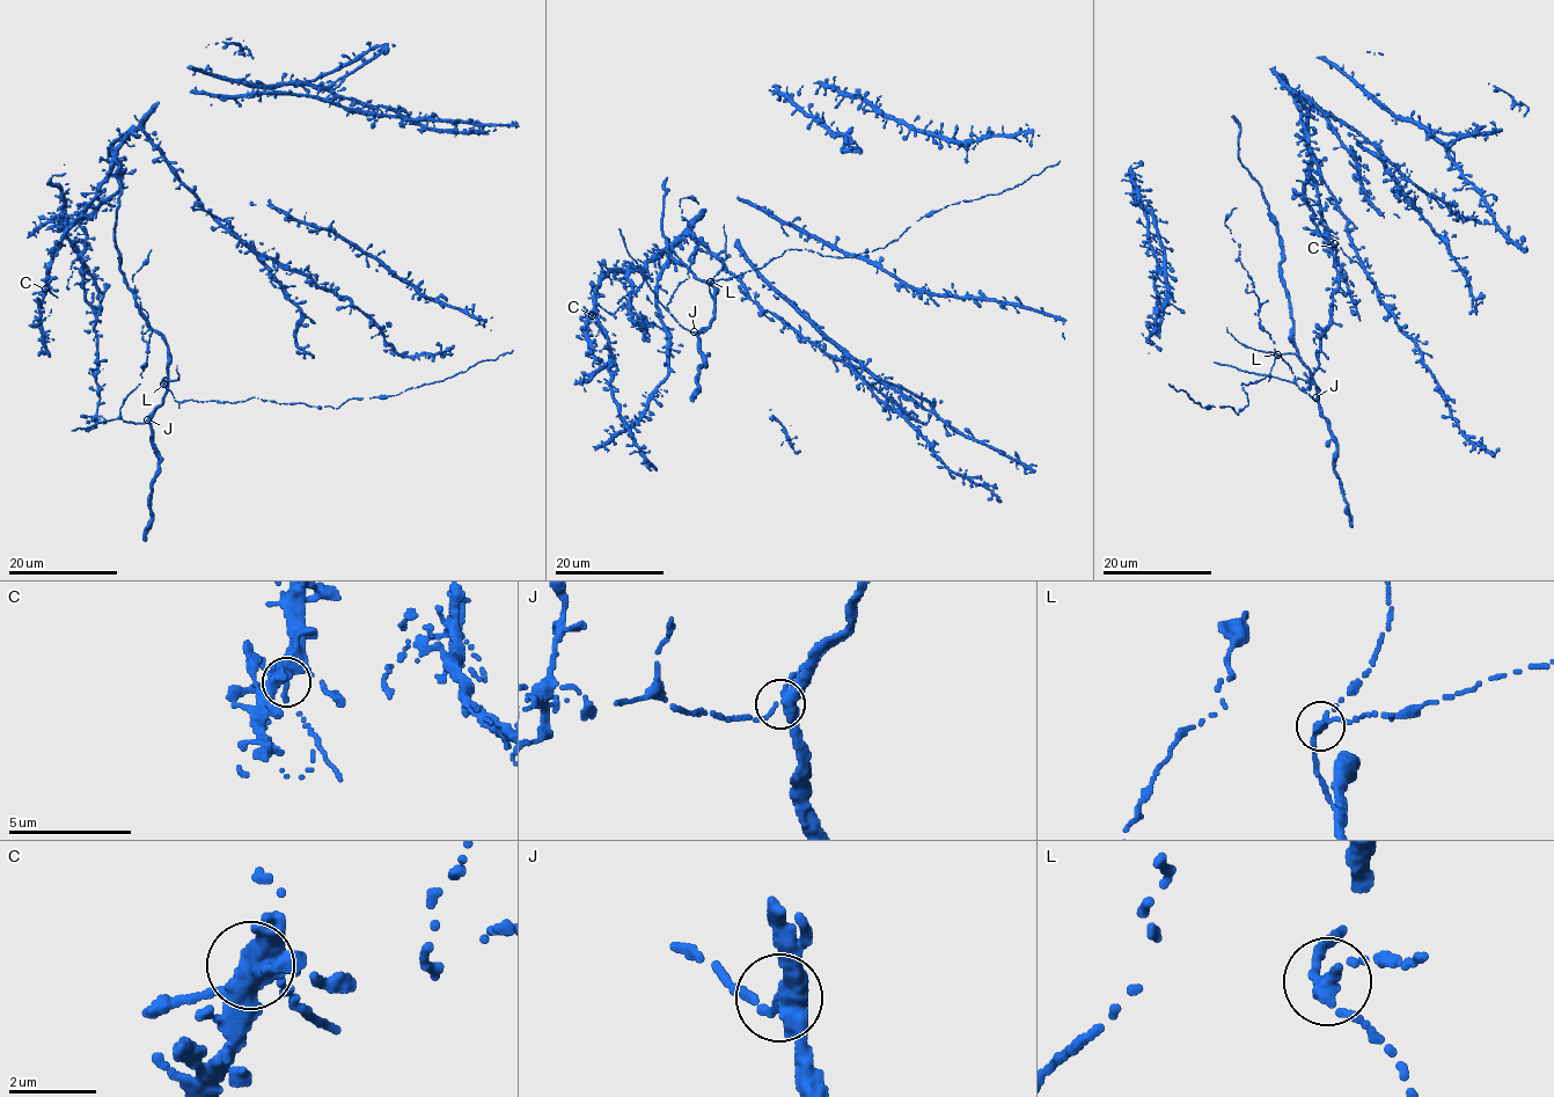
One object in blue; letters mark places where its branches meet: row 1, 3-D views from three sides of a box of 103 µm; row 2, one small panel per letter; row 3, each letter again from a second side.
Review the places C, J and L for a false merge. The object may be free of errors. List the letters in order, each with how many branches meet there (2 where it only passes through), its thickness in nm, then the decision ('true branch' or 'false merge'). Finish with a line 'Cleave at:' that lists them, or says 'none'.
C: 3 | 260 nm | true branch
J: 3 | 340 nm | true branch
L: 3 | 240 nm | true branch
Cleave at: none

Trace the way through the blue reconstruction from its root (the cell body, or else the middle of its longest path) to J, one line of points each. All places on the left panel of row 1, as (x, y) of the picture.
J: (165, 378), (166, 393), (162, 403), (147, 419)

